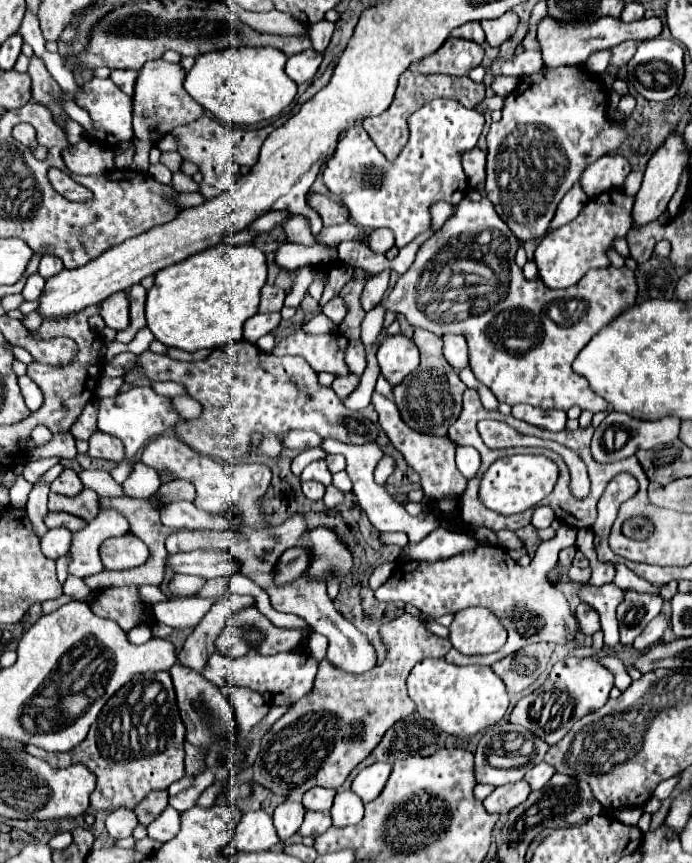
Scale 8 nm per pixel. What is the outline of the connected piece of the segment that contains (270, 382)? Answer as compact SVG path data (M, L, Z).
M247 341L219 347L205 361L197 361L197 363L175 361L167 355L155 355L151 351L145 351L137 357L137 365L151 381L177 381L187 387L187 393L203 405L203 413L195 421L179 423L179 427L175 427L175 433L189 447L223 461L241 459L249 449L249 435L253 431L261 431L263 435L273 431L281 439L281 435L289 429L311 429L323 437L331 437L341 443L375 443L379 433L383 431L381 427L371 423L371 419L359 415L357 411L347 411L337 399L337 395L333 393L333 389L321 387L317 383L317 373L303 357L263 355L253 343Z

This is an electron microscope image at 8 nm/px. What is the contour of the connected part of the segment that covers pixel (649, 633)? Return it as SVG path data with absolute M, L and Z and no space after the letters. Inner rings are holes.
M663 615L655 617L655 619L653 619L645 629L643 629L643 633L635 639L633 647L635 647L637 651L645 651L647 647L651 647L651 643L659 641L659 637L661 637L661 635L663 635L663 631L665 631L665 627L667 627L665 617L663 617Z

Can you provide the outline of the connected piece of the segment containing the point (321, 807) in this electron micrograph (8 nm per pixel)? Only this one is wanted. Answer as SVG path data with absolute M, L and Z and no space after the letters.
M313 787L303 795L303 807L309 811L329 811L333 805L335 791L325 787Z

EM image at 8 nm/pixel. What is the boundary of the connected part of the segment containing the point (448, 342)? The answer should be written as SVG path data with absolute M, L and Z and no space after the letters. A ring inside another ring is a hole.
M443 335L443 355L449 365L459 371L467 365L467 343L463 335Z

